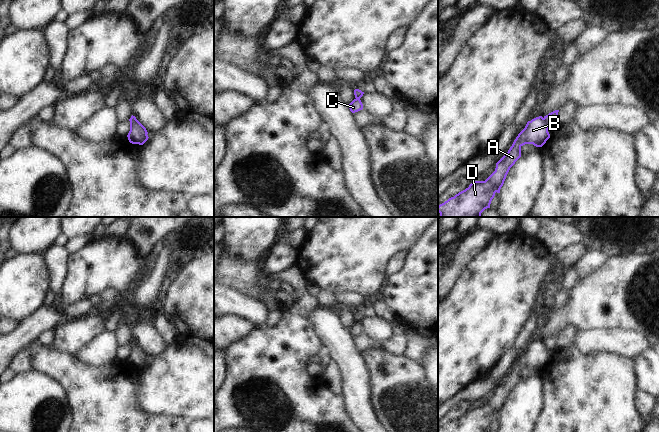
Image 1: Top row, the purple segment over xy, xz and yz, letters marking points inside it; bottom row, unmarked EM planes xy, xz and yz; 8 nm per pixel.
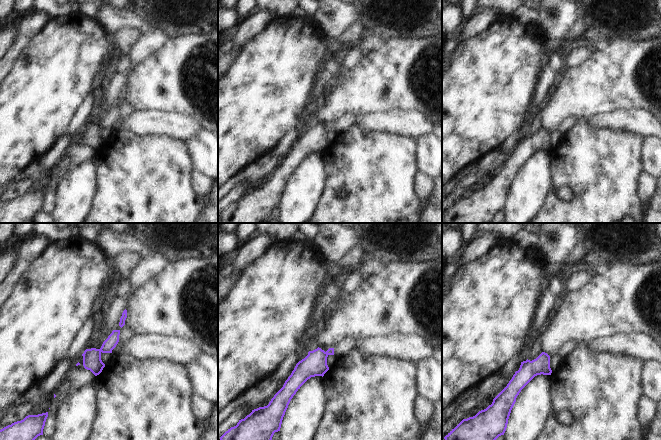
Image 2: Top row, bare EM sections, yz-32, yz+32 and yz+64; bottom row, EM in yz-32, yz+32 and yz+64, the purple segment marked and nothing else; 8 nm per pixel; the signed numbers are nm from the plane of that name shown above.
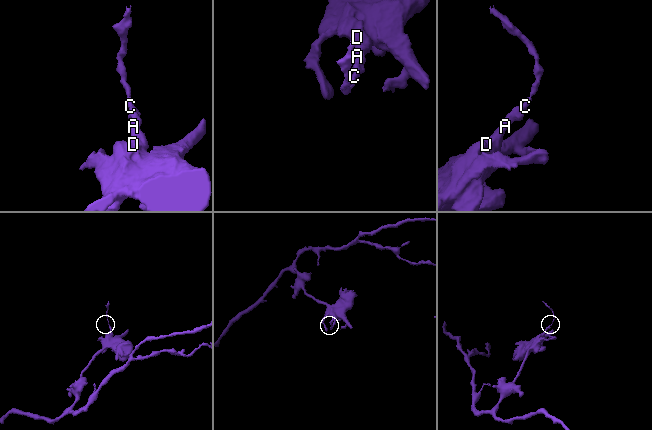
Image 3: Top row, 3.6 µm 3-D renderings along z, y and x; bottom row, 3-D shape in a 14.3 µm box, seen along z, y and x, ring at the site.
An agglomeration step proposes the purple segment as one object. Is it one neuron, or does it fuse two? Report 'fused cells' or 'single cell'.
fused cells

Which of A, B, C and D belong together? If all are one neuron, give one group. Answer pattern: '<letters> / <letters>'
A B D / C

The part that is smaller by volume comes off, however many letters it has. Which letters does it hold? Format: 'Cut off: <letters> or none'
Cut off: C

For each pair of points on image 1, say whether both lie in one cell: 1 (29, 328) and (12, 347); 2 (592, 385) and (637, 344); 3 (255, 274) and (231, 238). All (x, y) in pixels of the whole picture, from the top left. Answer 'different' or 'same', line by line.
1: same
2: different
3: different

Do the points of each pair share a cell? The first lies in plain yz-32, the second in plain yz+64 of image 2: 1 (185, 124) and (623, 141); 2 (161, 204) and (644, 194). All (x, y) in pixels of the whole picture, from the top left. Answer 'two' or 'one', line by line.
1: two
2: two

